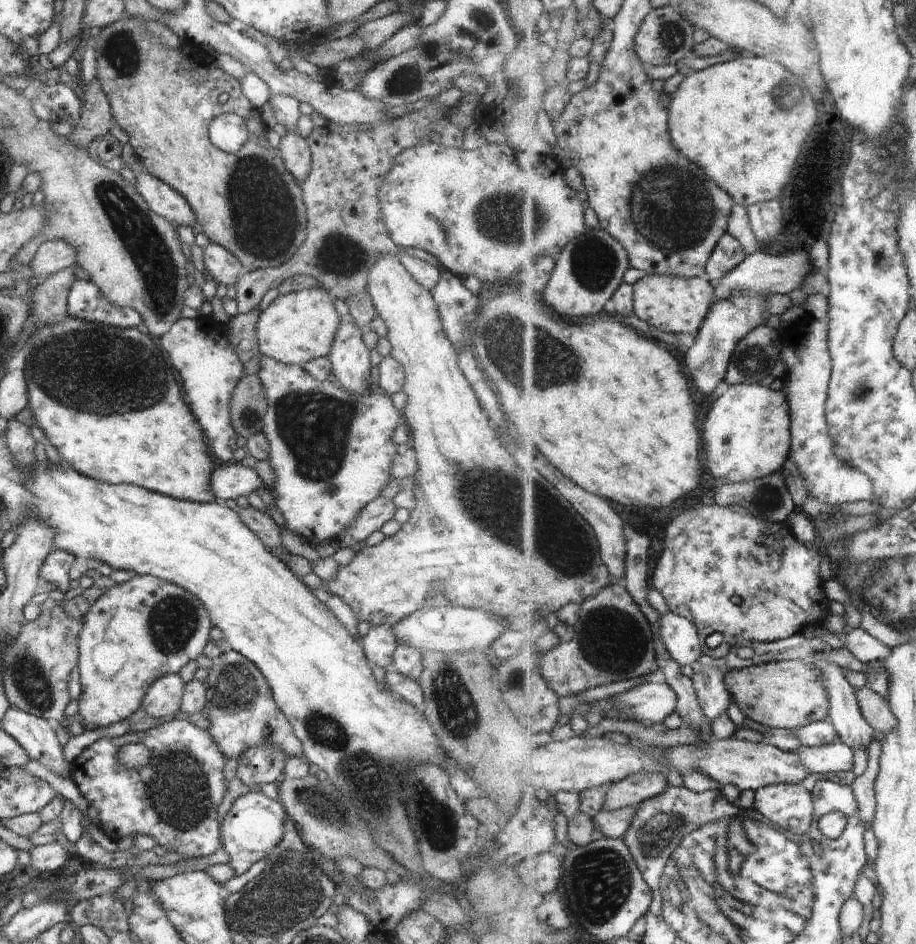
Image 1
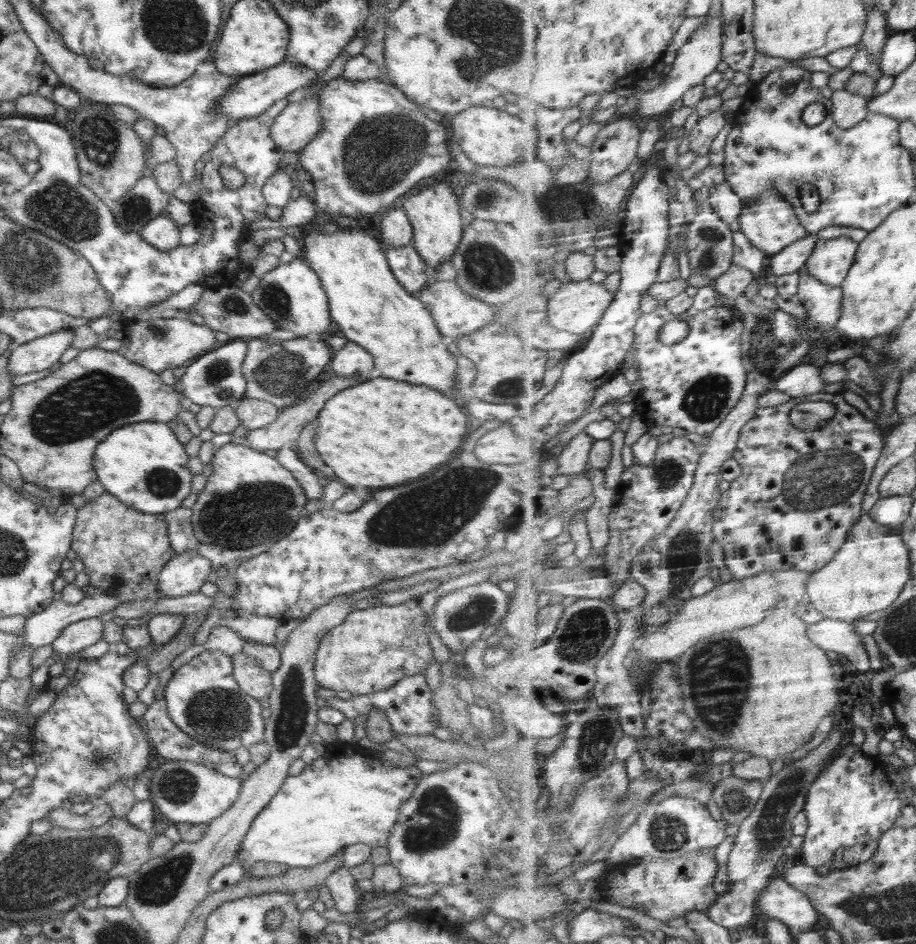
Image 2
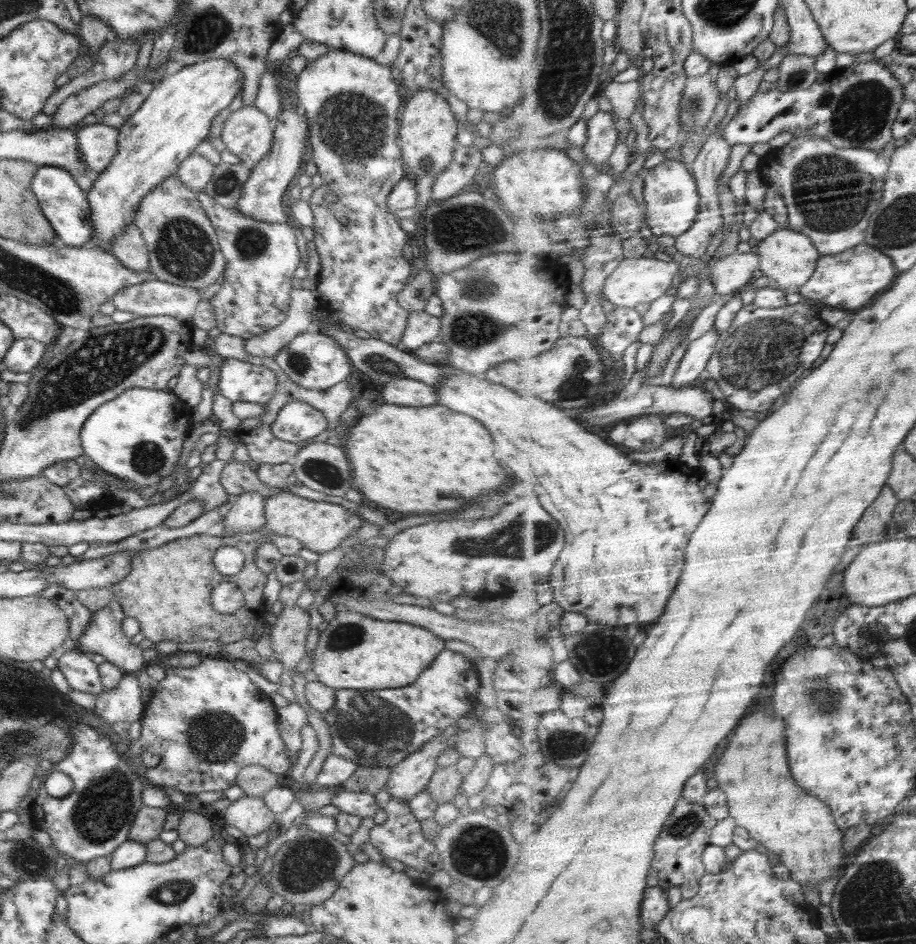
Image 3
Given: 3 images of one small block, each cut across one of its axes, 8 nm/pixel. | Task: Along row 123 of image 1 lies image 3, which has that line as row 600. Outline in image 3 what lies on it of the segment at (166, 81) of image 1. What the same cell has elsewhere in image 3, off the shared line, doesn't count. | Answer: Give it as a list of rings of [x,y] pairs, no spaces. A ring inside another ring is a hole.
[[[263,532],[241,533],[232,537],[192,535],[158,548],[148,548],[134,553],[130,559],[130,573],[120,582],[110,586],[113,598],[120,602],[124,614],[136,618],[140,632],[153,643],[162,640],[172,642],[198,642],[198,640],[218,640],[231,643],[246,639],[246,625],[260,621],[269,614],[264,602],[263,590],[266,574],[260,572],[254,562],[256,551],[267,543]],[[232,546],[244,554],[246,561],[238,574],[224,576],[216,570],[213,556],[218,548]],[[220,582],[234,582],[244,594],[244,606],[234,614],[222,614],[210,603],[210,594]]]

